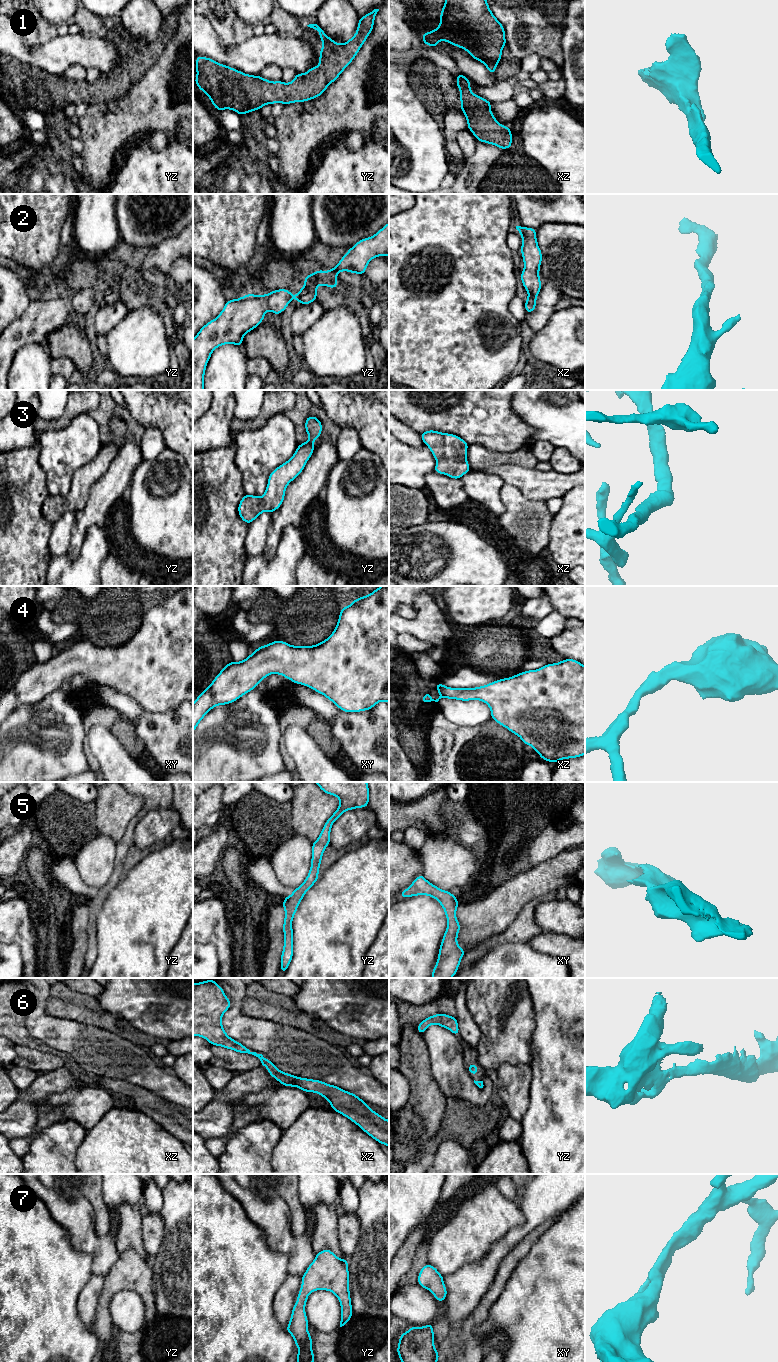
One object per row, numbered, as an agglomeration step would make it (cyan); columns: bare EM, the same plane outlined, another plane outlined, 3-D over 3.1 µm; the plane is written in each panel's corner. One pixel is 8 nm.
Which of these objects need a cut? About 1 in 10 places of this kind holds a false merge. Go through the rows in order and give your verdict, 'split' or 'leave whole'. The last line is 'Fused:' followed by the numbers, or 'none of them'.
1: leave whole
2: leave whole
3: leave whole
4: leave whole
5: leave whole
6: leave whole
7: leave whole
Fused: none of them

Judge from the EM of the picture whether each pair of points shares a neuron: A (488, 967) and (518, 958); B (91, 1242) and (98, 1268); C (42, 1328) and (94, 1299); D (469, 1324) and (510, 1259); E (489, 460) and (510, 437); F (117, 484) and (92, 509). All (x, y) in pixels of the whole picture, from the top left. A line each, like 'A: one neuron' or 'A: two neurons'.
A: one neuron
B: one neuron
C: two neurons
D: one neuron
E: two neurons
F: one neuron

